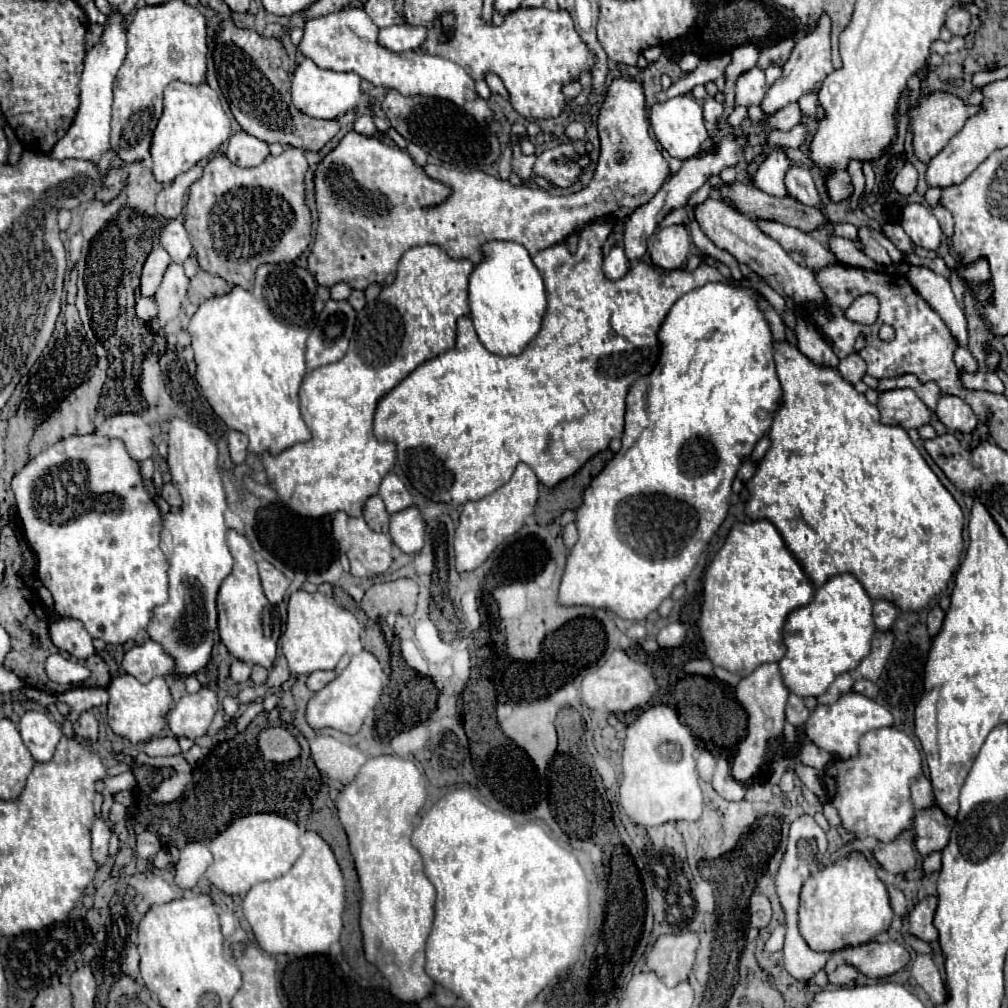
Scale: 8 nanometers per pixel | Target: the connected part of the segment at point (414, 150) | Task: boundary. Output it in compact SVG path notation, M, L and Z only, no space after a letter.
M409 142L407 144L407 152L415 160L415 164L419 164L419 166L425 166L427 164L427 152L423 148L419 148L419 146L415 146L415 144Z

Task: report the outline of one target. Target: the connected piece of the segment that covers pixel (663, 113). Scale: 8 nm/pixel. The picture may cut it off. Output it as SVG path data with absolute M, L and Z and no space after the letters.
M691 94L669 98L663 104L655 102L653 108L651 108L651 126L653 126L653 132L655 132L657 140L661 142L661 146L673 158L679 158L679 160L693 158L699 152L701 144L709 138L709 132L707 132L705 122L703 122L701 106L695 102L695 98Z

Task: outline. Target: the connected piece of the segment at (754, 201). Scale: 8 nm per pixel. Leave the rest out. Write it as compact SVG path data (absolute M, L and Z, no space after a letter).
M735 182L731 186L721 186L717 192L723 196L725 202L735 202L735 206L739 208L739 212L745 214L745 216L749 216L749 218L753 218L753 220L777 220L781 224L795 226L795 228L799 228L803 232L813 232L813 230L819 230L819 228L823 228L823 226L829 224L829 216L825 212L821 212L819 208L805 206L805 204L801 204L801 202L789 198L789 196L785 196L785 198L769 196L769 194L765 194L765 192L749 186L749 184Z

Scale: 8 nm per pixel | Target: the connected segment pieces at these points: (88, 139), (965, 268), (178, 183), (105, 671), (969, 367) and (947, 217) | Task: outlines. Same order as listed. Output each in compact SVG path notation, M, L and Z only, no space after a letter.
M95 6L83 8L89 22L101 24L103 34L101 40L87 52L85 56L85 70L81 78L81 104L75 114L75 120L67 134L53 146L51 158L65 160L65 158L81 158L99 162L101 156L109 150L109 132L111 132L111 100L113 100L113 82L115 74L125 60L127 36L125 36L125 14L111 10L111 14L101 14Z
M979 258L975 262L961 262L955 268L957 276L965 282L967 290L977 290L981 286L987 286L991 282L991 272L989 272L989 262L985 258Z
M195 164L189 172L181 174L179 178L175 178L171 182L171 186L163 188L157 194L157 202L155 202L157 214L163 216L163 218L177 218L177 216L181 216L185 192L189 190L189 186L193 182L197 182L201 178L201 174L203 174L203 164Z
M99 654L91 656L91 678L89 680L91 680L91 686L99 686L99 688L107 688L111 682L109 666Z
M957 346L957 350L954 352L953 360L960 371L973 373L974 370L978 369L977 361L971 352L969 352L967 348L963 348L963 346Z
M937 204L935 208L931 208L931 212L933 212L935 218L939 220L943 234L945 234L945 236L953 236L953 216L951 216L951 212L949 212L943 204Z

